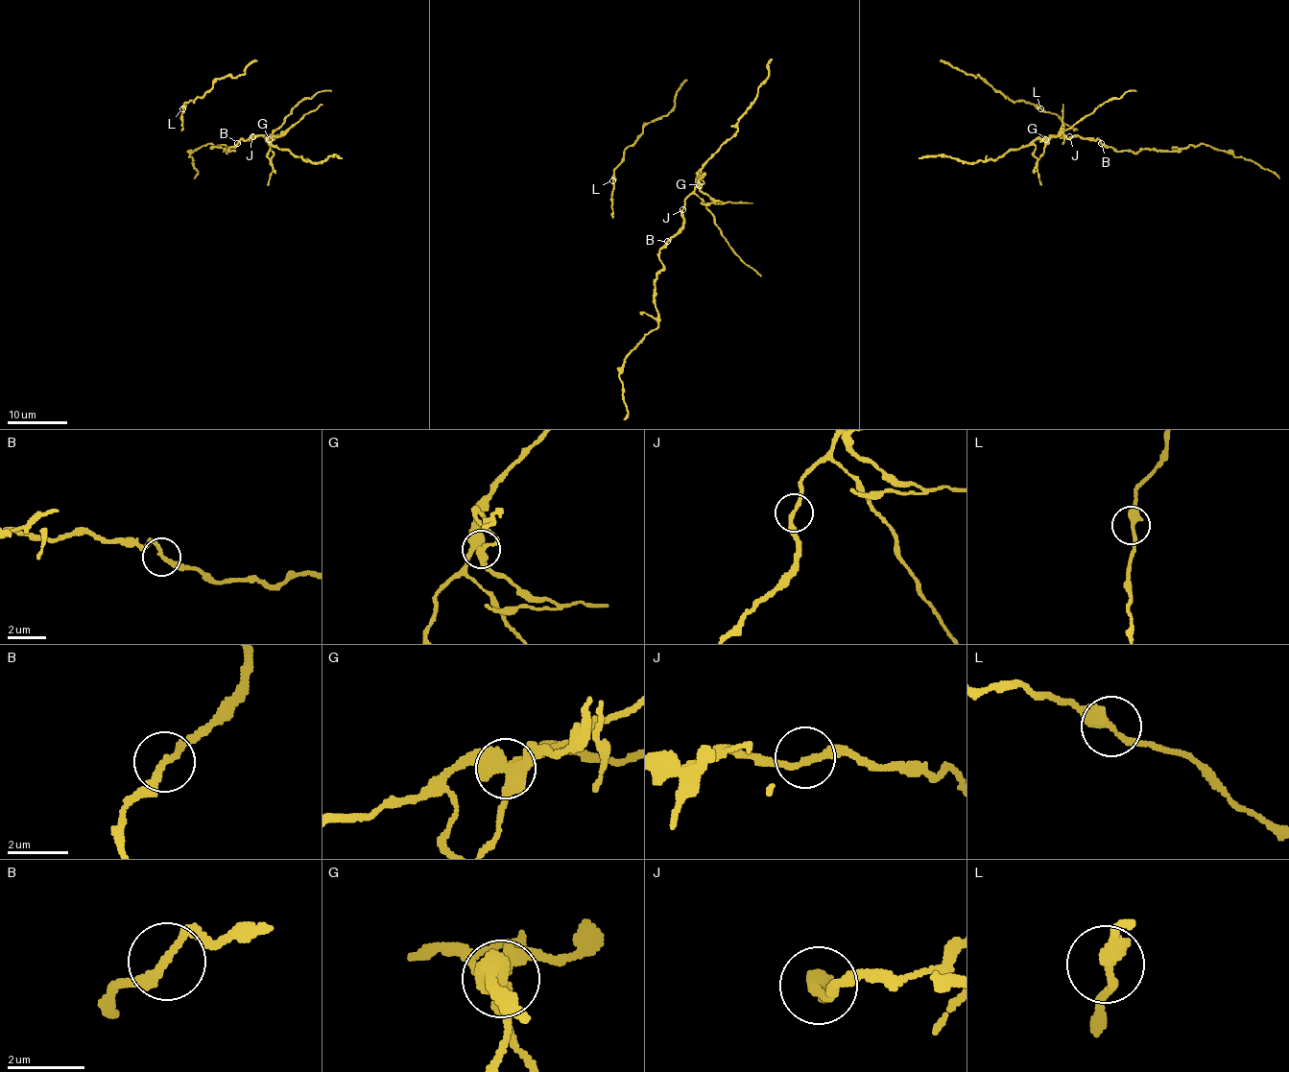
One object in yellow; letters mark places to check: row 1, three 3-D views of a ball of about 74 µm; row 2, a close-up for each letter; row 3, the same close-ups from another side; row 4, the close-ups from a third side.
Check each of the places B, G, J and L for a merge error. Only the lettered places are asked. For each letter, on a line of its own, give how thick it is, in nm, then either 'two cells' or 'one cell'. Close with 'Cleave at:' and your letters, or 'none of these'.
B: 200 nm | two cells
G: 480 nm | two cells
J: 220 nm | one cell
L: 320 nm | one cell
Cleave at: B, G

